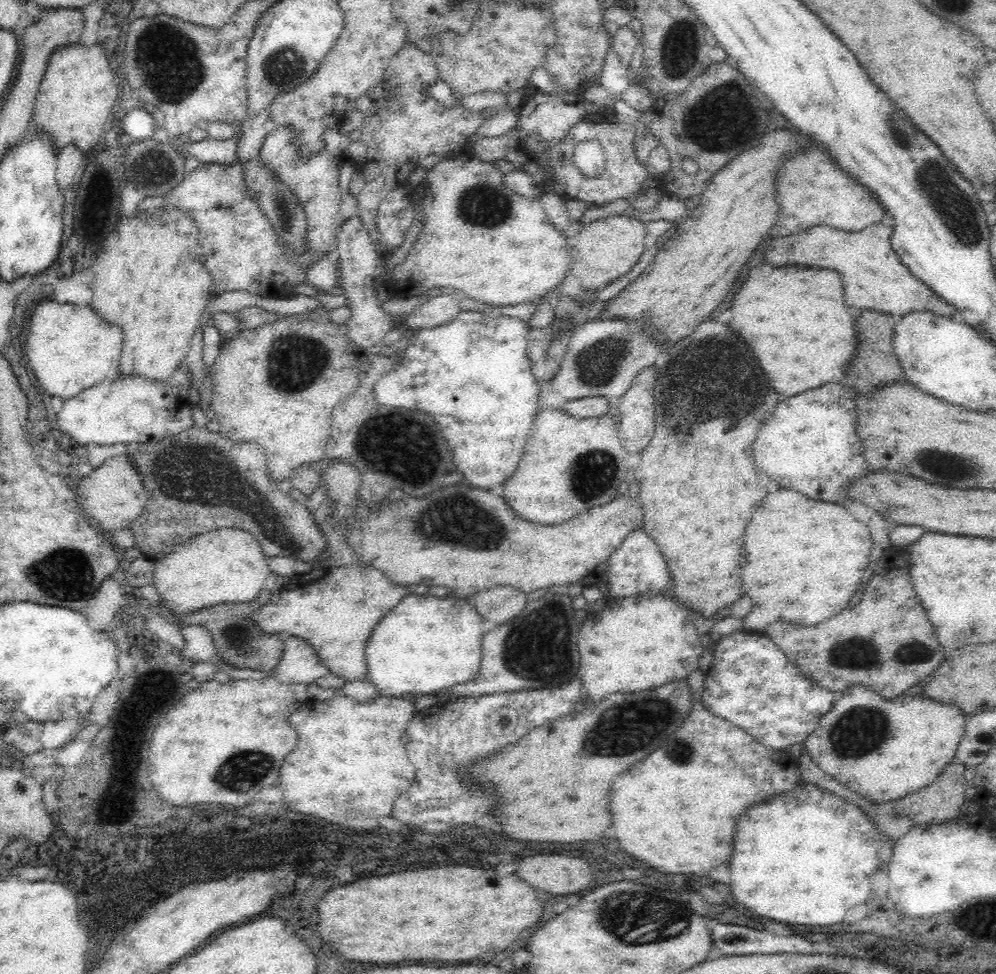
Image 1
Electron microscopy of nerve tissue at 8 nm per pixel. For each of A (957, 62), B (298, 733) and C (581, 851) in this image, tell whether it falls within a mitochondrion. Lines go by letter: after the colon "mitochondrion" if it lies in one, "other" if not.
A: other
B: other
C: other

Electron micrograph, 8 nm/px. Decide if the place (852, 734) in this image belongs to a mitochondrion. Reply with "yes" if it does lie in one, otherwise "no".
yes

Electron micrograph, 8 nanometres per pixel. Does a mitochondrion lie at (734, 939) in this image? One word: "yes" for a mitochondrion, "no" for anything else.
no

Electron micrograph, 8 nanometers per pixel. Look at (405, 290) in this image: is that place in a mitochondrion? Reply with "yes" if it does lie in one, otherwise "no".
no

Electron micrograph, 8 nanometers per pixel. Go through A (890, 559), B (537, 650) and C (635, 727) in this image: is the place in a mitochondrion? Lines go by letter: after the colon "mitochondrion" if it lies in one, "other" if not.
A: other
B: mitochondrion
C: mitochondrion

